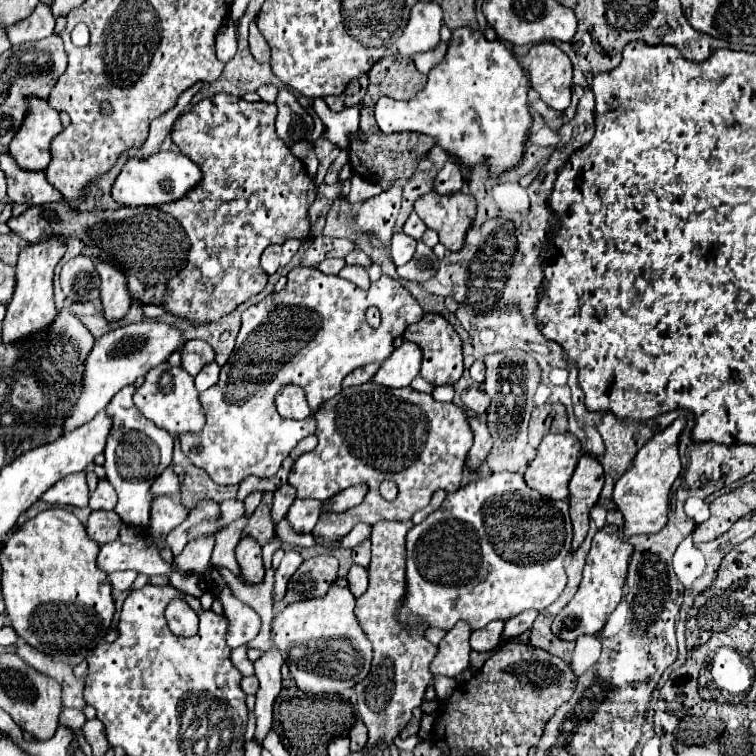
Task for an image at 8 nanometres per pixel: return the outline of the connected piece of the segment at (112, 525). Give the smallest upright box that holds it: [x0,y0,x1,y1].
[86,512,122,544]

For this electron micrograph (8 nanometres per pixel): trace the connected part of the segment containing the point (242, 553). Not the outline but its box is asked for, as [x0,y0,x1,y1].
[236,538,264,584]

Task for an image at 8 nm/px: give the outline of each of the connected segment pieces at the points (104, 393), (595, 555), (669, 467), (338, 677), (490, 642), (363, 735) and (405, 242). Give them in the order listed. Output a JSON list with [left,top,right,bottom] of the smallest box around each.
[[64,320,184,432],[552,524,634,640],[614,418,686,538],[272,584,372,694],[470,620,504,652],[350,719,368,752],[390,232,416,266]]

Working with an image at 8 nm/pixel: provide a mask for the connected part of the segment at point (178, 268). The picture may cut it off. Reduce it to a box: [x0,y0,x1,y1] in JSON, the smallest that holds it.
[8,94,316,324]

